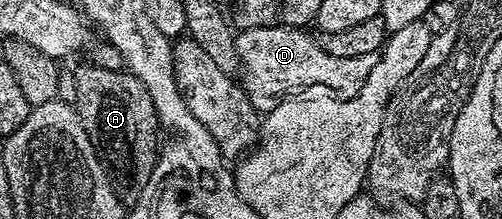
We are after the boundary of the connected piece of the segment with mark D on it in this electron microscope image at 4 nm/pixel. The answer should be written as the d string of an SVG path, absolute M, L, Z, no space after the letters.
M256 26L255 28L244 28L241 29L235 35L234 45L236 46L236 54L238 55L238 66L240 69L240 83L242 89L248 94L248 98L252 102L252 106L260 114L271 112L275 106L277 106L282 100L293 97L301 88L314 88L310 90L321 90L323 93L336 96L340 100L347 100L353 96L357 96L360 86L364 86L364 82L368 78L368 74L372 74L372 66L376 66L378 61L375 53L360 54L358 58L332 58L332 54L324 54L324 50L320 50L317 39L313 35L309 36L309 31L300 28L285 28L284 26Z

